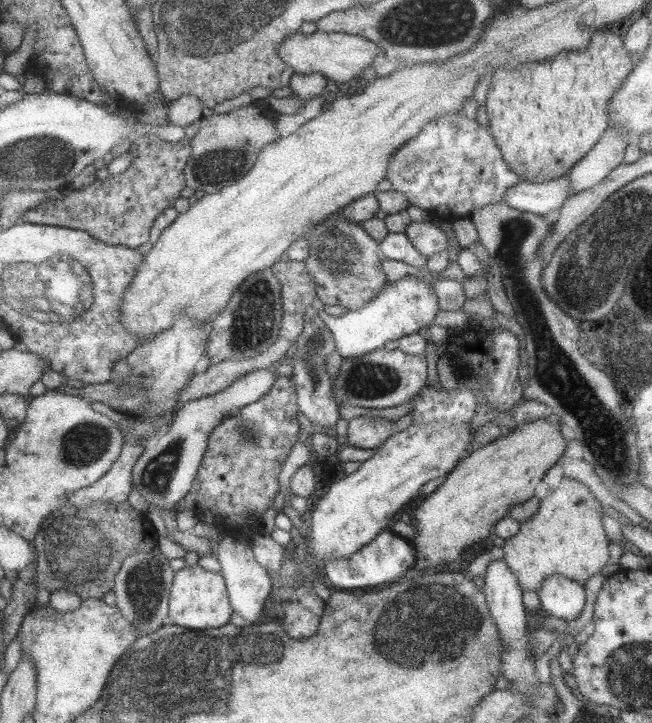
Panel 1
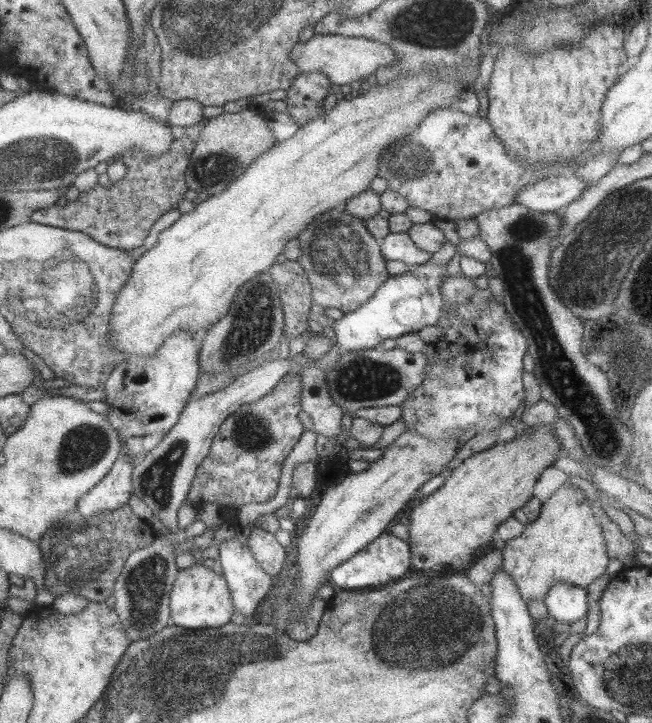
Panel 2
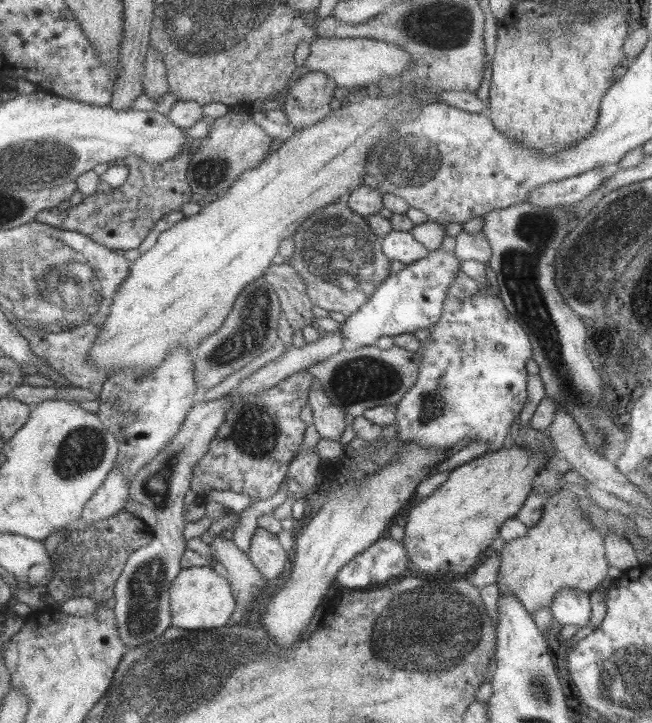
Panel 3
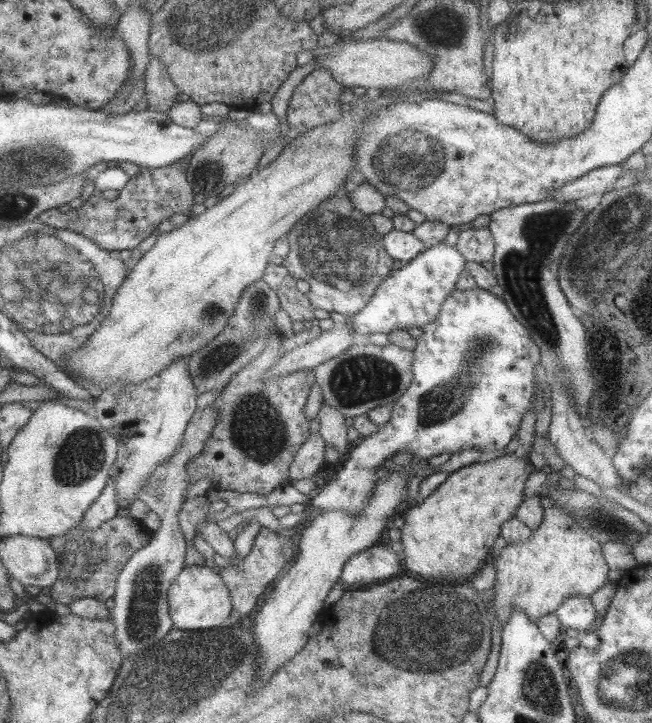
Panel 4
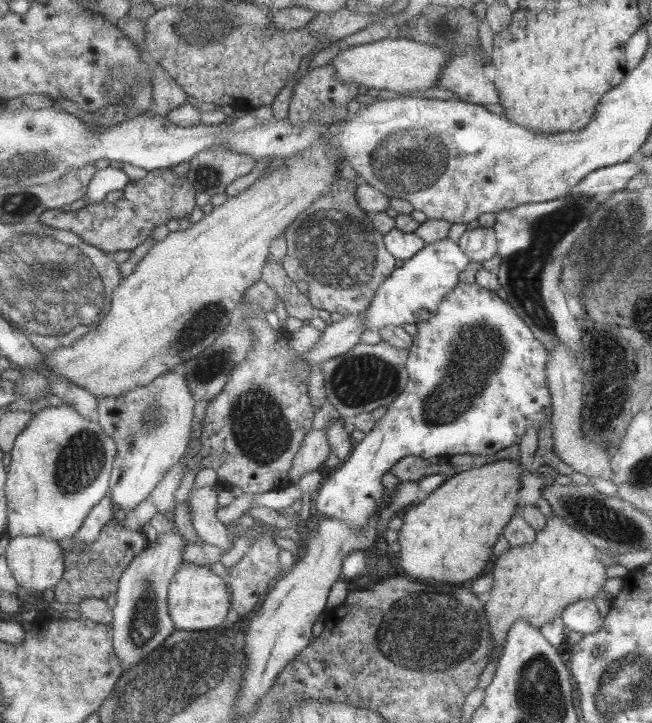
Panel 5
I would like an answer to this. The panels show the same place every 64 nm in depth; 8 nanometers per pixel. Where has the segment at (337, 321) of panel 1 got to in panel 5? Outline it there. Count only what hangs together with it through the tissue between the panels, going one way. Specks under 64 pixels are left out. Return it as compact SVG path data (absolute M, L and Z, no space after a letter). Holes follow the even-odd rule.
M449 238L425 244L412 258L393 269L374 293L366 310L361 313L365 328L379 330L387 325L417 324L438 309L441 300L459 283L459 274L469 265L469 258Z

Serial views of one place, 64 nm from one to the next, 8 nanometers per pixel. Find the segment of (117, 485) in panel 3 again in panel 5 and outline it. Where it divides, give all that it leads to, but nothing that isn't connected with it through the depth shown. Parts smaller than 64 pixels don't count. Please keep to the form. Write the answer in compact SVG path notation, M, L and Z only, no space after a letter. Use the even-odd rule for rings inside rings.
M107 494L89 510L89 514L85 516L79 530L73 535L75 544L81 544L81 542L91 544L99 536L99 530L103 528L103 525L117 516L113 513L111 503L110 495Z

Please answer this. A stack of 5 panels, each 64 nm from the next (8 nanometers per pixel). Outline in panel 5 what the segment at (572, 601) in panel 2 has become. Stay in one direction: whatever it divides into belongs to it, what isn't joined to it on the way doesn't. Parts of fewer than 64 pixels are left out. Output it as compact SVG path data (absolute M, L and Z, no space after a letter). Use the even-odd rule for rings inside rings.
M592 599L577 600L563 608L560 616L566 630L591 634L597 632L603 624L604 617L599 614Z

